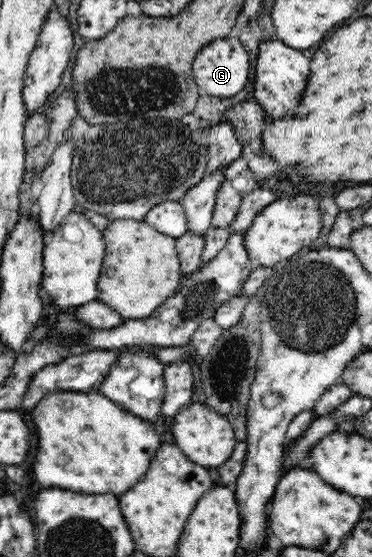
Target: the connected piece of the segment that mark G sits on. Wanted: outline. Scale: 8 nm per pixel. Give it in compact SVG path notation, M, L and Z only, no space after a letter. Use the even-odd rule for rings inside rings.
M234 33L229 37L217 38L200 49L193 62L195 83L206 90L206 94L216 98L230 98L246 86L250 78L250 57L239 37Z

